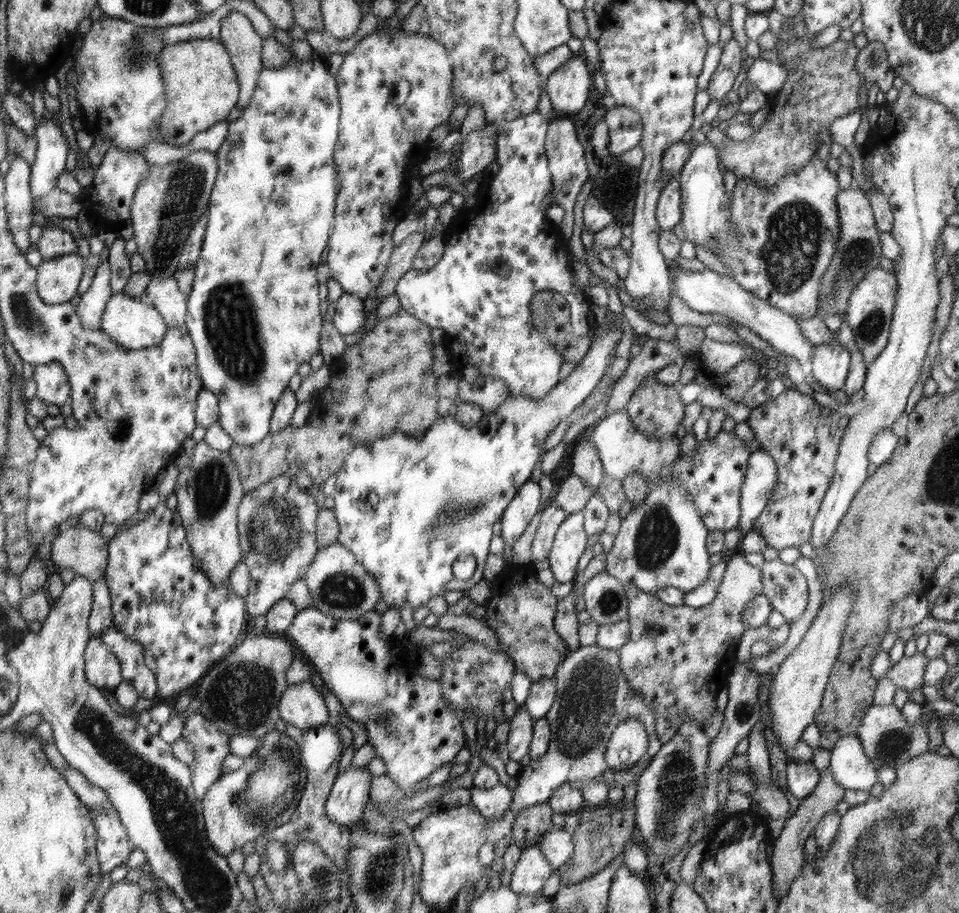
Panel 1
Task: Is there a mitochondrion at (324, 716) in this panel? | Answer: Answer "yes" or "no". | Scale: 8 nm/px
no

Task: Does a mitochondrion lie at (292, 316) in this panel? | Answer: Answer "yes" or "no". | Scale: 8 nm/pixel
no

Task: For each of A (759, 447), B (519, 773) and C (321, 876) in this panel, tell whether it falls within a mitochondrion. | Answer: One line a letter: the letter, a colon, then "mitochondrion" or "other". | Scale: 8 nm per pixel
A: other
B: other
C: mitochondrion

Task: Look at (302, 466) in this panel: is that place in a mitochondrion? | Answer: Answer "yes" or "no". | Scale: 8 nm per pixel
no

